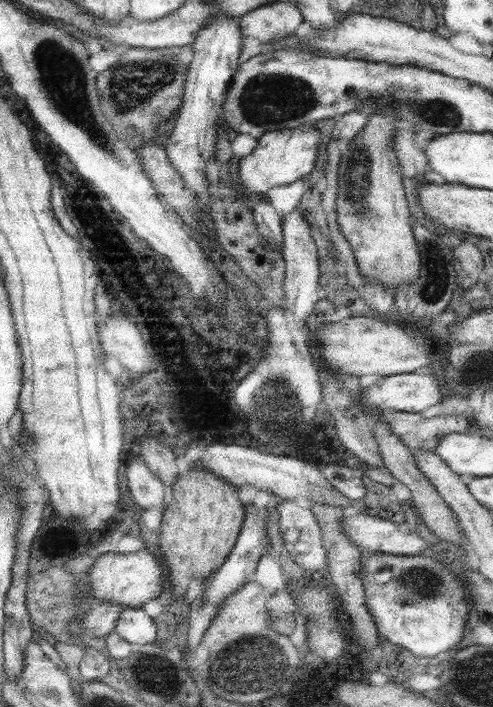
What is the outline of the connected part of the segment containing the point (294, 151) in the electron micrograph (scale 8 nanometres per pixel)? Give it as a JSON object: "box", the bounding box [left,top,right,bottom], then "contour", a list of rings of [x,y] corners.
{"box":[238,125,319,194],"contour":[[[299,125],[262,134],[255,148],[239,160],[238,176],[245,192],[262,194],[270,188],[284,186],[306,176],[313,168],[319,139],[319,131],[313,125]]]}

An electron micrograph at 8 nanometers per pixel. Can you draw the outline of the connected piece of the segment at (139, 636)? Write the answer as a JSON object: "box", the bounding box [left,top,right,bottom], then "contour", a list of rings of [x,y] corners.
{"box":[113,609,156,645],"contour":[[[121,609],[113,631],[130,645],[151,644],[155,640],[156,626],[141,609]]]}

